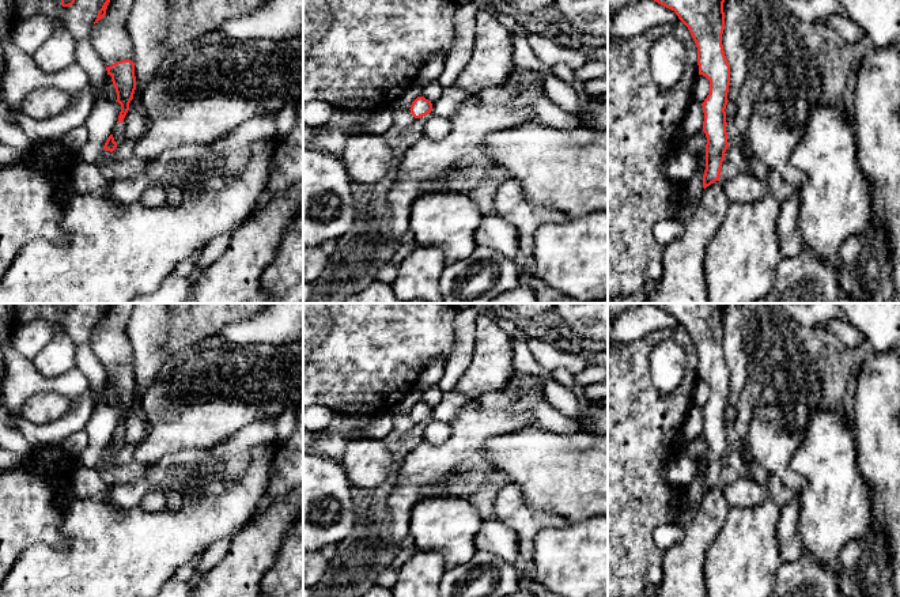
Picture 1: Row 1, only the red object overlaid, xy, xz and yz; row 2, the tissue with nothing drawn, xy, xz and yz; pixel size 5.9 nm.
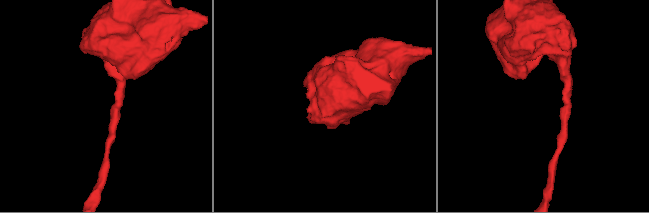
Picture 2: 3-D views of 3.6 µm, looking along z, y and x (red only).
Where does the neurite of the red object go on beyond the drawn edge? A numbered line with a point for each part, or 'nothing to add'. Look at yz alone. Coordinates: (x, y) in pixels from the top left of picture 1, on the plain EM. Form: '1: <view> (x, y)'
nothing to add

